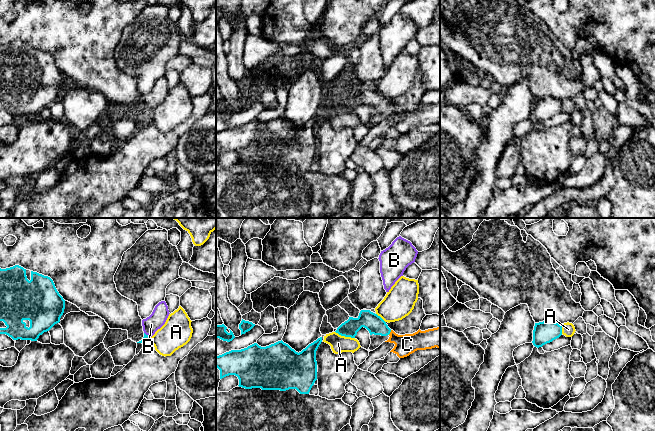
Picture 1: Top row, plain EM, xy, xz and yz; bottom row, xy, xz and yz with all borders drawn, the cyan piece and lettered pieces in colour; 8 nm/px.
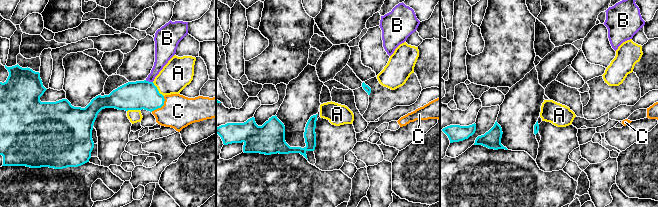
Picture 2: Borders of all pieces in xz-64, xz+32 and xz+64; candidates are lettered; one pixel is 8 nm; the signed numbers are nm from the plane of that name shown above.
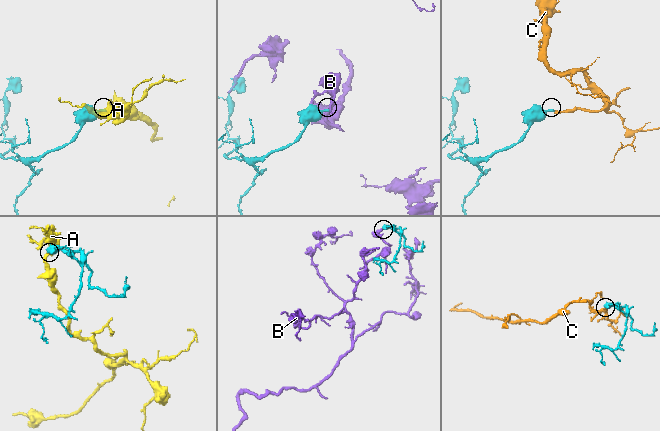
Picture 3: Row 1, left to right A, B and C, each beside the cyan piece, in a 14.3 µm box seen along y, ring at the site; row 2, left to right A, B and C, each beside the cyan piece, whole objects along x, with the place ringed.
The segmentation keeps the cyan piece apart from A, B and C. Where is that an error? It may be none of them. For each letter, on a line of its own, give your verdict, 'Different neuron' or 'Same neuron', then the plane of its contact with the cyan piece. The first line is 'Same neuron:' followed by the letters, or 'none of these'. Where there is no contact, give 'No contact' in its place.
Same neuron: C
A: Different neuron. Touches cyan in xz
B: Different neuron. Touches cyan in xy
C: Same neuron. Touches cyan in xz

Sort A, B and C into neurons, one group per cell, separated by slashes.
A / B / C

